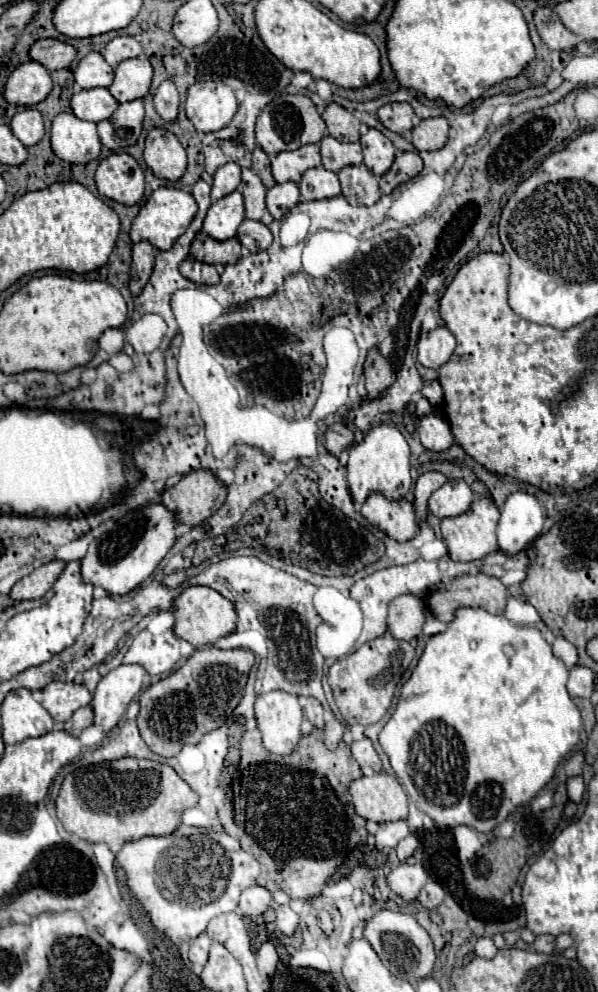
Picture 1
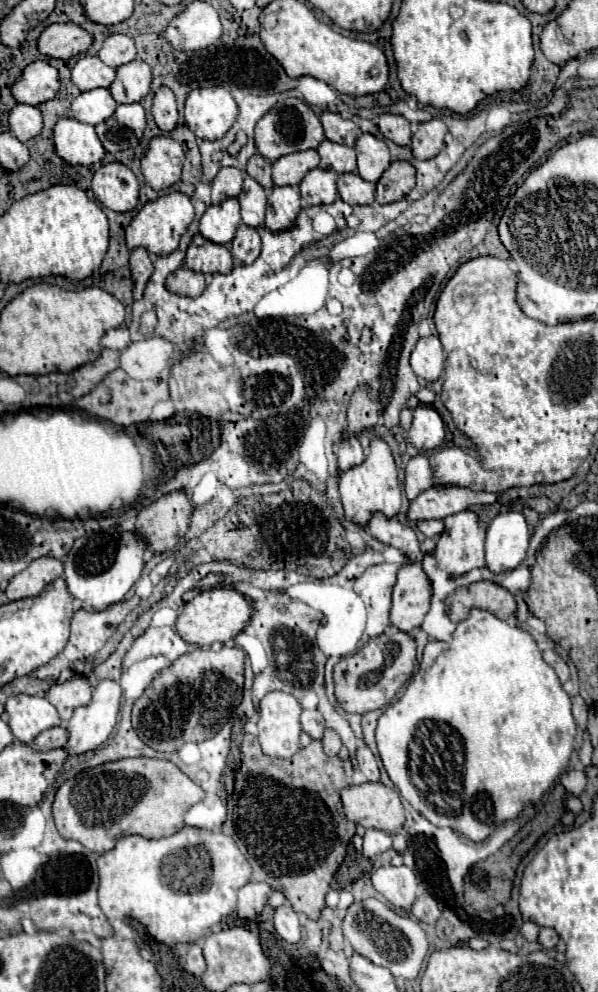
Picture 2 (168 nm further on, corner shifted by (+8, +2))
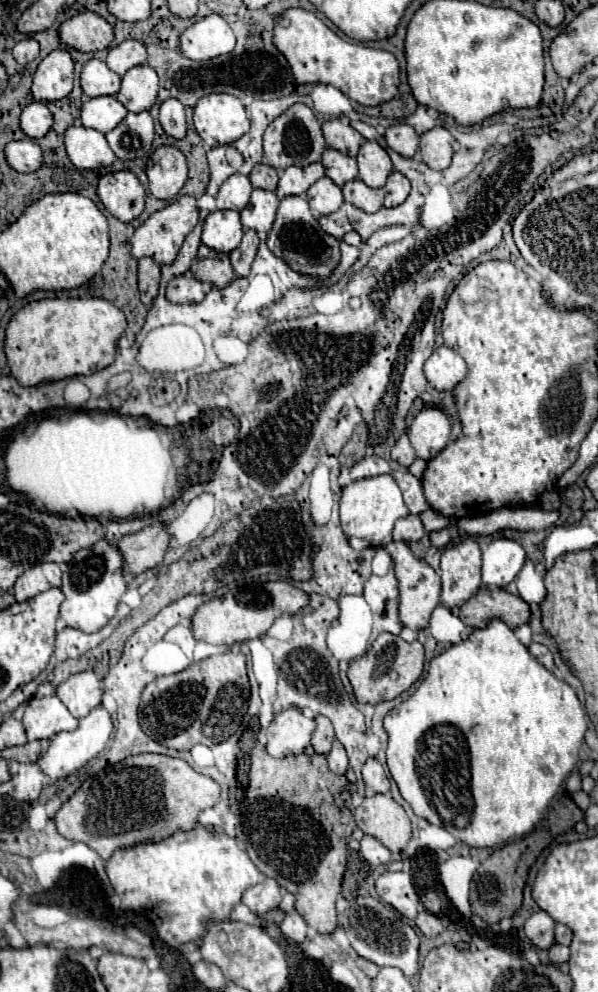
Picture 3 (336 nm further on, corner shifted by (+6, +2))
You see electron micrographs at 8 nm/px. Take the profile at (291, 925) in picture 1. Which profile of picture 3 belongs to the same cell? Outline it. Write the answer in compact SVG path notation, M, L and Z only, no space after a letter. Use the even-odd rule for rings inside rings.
M292 912L292 914L286 914L284 922L280 924L280 930L286 938L294 940L294 942L302 942L306 938L306 922L304 918L298 914L298 912Z

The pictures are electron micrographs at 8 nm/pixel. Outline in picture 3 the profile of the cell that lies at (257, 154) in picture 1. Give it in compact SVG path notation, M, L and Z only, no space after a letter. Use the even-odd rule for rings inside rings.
M258 164L258 166L254 166L254 170L250 174L250 182L252 182L254 188L276 190L276 186L278 186L278 172L272 166Z

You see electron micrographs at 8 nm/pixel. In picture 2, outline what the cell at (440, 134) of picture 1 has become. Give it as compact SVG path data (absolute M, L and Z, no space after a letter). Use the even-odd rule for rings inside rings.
M438 118L422 122L410 140L410 150L416 158L428 160L434 158L444 146L444 134L448 132L446 124Z

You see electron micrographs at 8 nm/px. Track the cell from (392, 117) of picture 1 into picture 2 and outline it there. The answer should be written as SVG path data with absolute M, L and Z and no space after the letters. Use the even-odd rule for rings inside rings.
M380 114L378 116L378 128L380 132L384 134L384 138L400 144L400 146L408 146L410 144L410 138L412 138L412 132L410 132L410 122L400 116L400 114Z

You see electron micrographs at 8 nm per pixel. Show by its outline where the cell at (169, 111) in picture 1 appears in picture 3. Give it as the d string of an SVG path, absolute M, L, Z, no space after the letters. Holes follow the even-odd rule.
M168 98L160 106L160 124L164 132L176 140L182 140L186 136L186 116L184 106L176 98Z

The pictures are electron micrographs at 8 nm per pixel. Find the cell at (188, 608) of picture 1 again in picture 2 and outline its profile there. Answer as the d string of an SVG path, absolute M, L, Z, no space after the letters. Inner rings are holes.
M210 588L194 594L190 600L184 602L184 608L176 620L176 632L180 634L180 638L184 638L184 642L196 646L212 646L216 642L226 644L246 626L250 612L252 608L240 592L228 588Z

